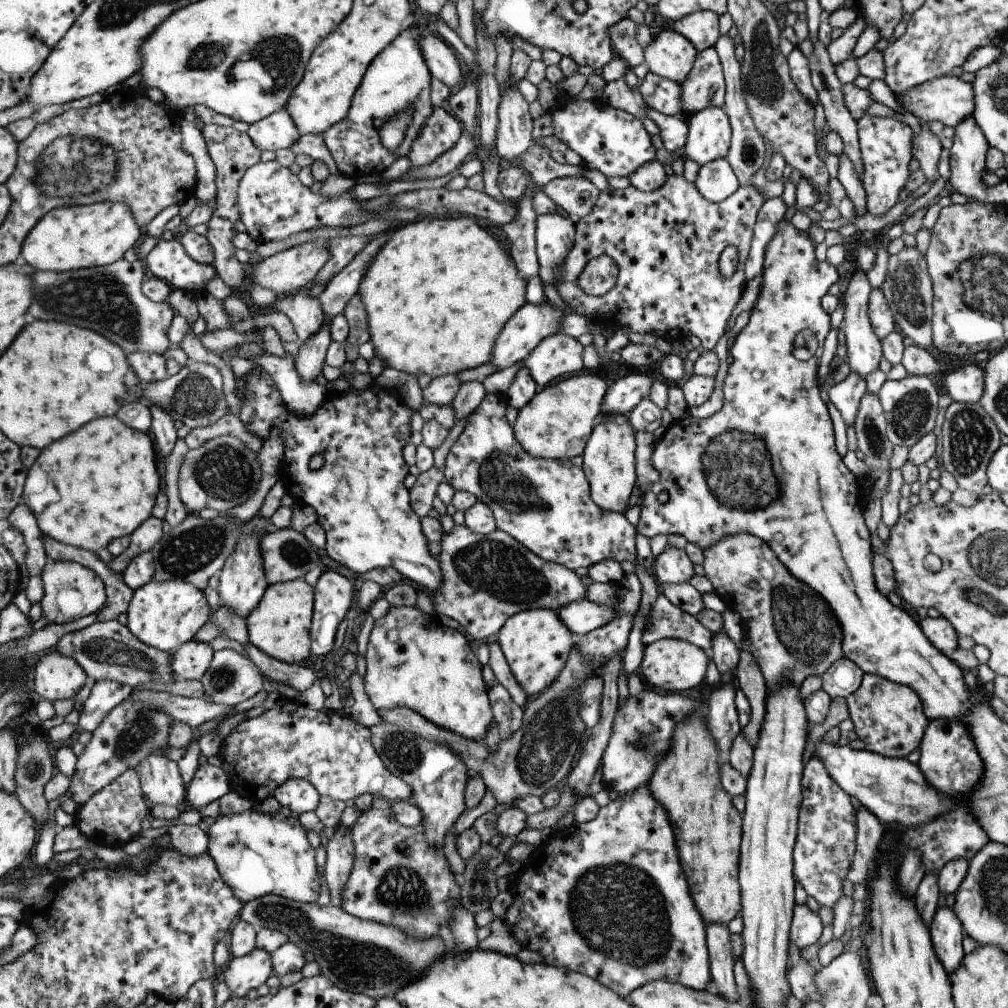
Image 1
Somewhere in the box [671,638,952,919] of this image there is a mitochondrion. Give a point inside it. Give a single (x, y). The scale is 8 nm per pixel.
(830, 853)

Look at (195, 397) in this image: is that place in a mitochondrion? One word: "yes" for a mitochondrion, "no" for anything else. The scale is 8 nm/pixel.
yes

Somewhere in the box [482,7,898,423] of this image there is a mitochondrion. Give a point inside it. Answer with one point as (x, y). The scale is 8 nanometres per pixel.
(765, 85)

